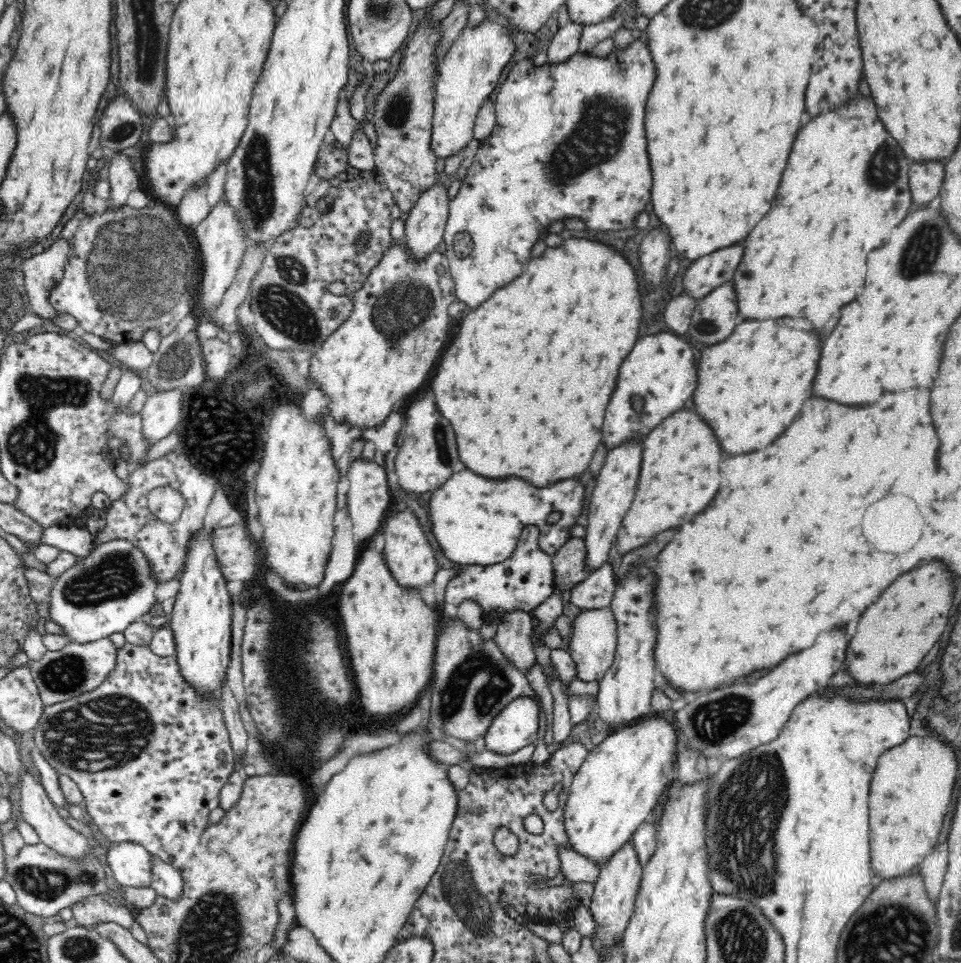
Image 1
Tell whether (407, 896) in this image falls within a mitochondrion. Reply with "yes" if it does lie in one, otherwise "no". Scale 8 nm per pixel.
no

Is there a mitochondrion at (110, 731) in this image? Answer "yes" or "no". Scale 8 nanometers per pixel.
yes

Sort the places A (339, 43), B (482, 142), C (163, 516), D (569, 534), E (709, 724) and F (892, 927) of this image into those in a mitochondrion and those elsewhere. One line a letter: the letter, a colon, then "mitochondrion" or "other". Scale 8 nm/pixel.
A: other
B: other
C: other
D: other
E: mitochondrion
F: mitochondrion

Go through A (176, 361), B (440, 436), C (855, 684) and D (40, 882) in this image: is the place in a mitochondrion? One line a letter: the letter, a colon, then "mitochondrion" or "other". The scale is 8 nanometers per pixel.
A: mitochondrion
B: mitochondrion
C: other
D: mitochondrion

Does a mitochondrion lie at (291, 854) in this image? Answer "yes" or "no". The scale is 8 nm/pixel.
no

